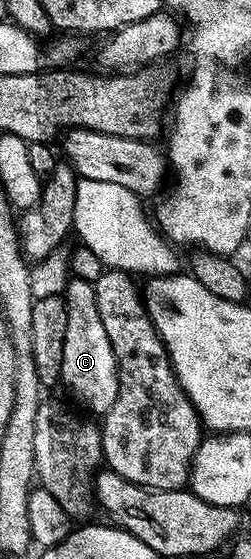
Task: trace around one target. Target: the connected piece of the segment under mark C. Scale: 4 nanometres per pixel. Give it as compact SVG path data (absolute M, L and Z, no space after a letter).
M70 278L67 282L63 298L66 301L66 317L68 324L65 325L64 356L61 363L62 377L60 382L66 386L89 410L104 415L112 408L119 392L119 374L116 373L116 358L113 355L112 342L105 332L102 324L101 313L97 308L97 297L94 284L88 280Z

